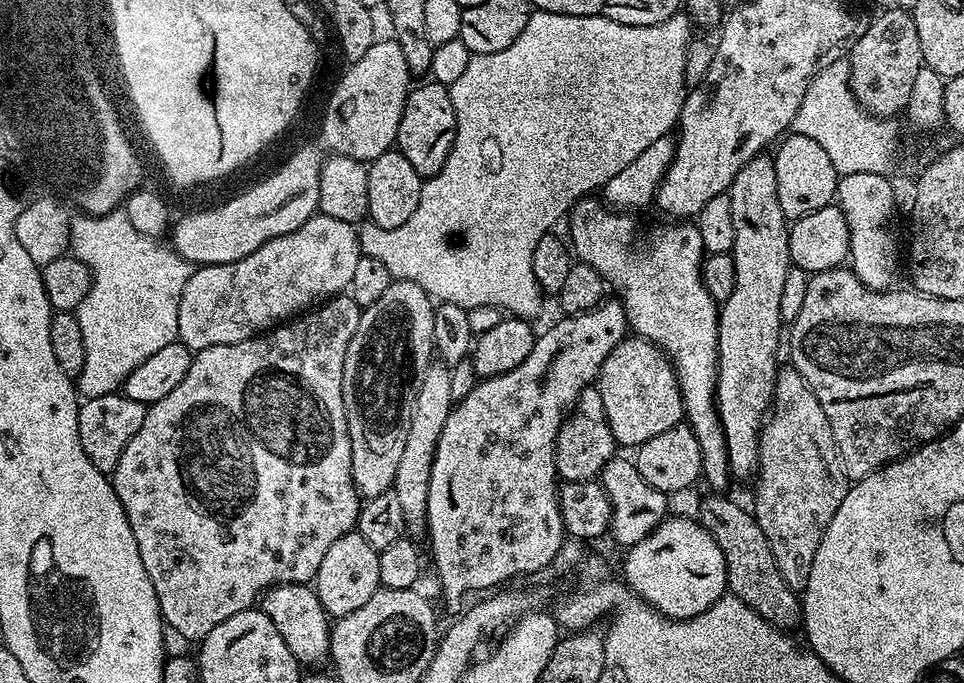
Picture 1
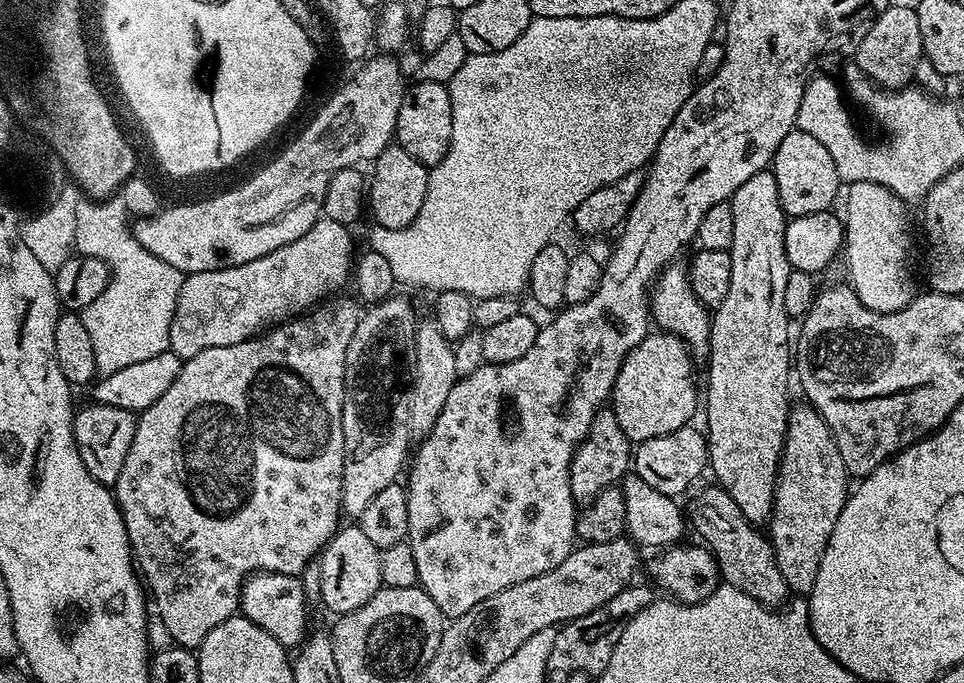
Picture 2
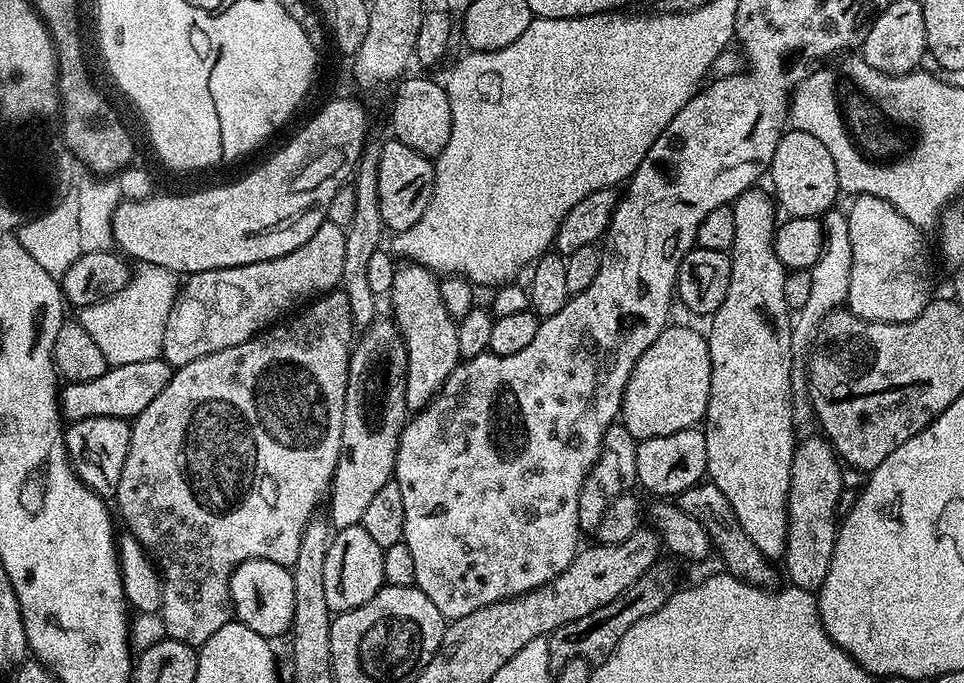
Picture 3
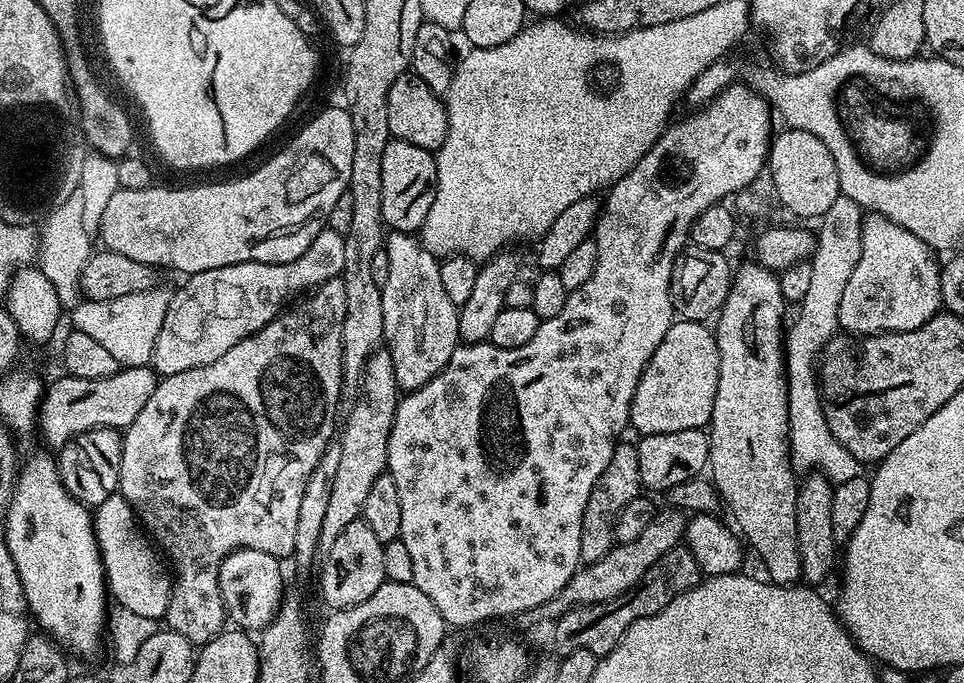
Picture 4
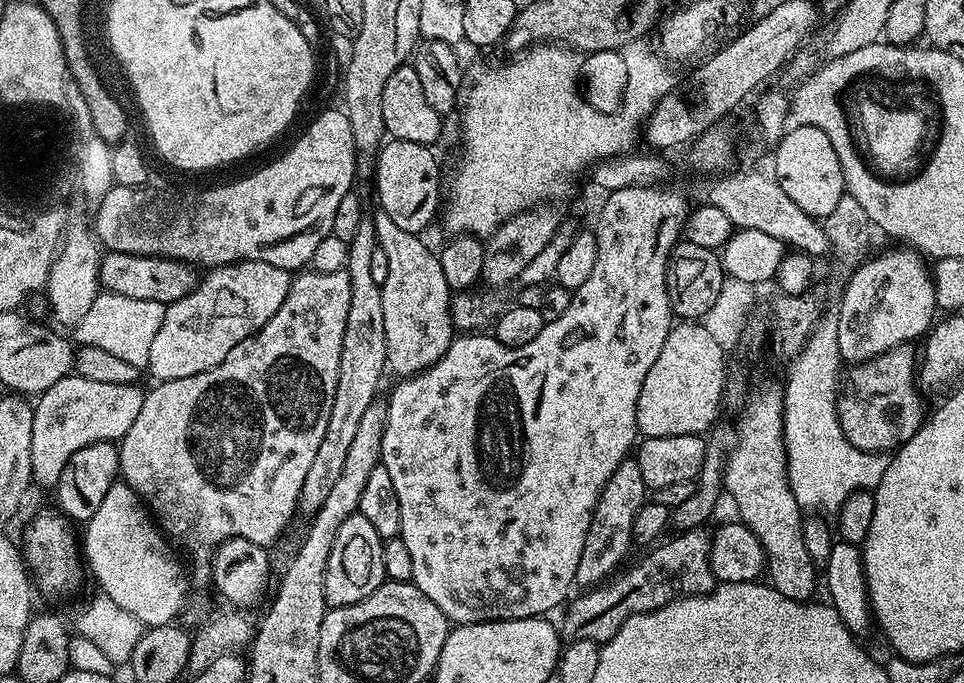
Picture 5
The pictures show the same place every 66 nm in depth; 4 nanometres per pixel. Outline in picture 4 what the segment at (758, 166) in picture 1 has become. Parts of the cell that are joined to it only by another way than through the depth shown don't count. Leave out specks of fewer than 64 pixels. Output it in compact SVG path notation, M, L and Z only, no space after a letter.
M749 264L735 269L732 289L728 291L726 302L720 307L714 320L720 373L718 390L714 394L712 419L706 428L708 468L710 479L716 485L721 501L726 508L728 504L728 512L733 520L731 523L738 529L747 547L751 551L752 548L756 551L756 556L764 567L763 575L773 585L792 586L801 579L801 574L796 521L798 476L792 466L788 443L786 320L784 324L786 301L780 289L777 273L771 272L768 268Z

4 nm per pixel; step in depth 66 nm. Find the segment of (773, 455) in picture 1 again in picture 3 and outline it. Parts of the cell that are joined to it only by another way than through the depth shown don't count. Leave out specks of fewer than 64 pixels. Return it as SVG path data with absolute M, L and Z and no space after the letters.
M817 436L801 439L792 459L788 491L788 545L782 557L784 572L788 575L787 583L813 594L819 593L822 582L826 582L826 570L830 570L838 527L836 511L840 508L840 495L844 492L844 476L840 473L842 464L836 449L827 439Z

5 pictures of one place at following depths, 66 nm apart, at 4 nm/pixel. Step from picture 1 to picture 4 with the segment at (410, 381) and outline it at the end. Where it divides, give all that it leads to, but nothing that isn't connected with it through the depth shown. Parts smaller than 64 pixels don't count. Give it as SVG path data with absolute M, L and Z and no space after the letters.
M387 347L377 348L368 359L359 391L360 401L353 406L352 413L348 416L344 437L339 437L338 440L338 474L334 474L330 503L326 506L326 518L322 521L320 535L320 552L324 554L328 553L330 546L334 546L334 538L338 538L338 534L342 534L342 530L346 530L350 522L361 519L370 486L374 486L379 476L385 475L388 467L388 439L396 413L398 389L394 378L394 362Z

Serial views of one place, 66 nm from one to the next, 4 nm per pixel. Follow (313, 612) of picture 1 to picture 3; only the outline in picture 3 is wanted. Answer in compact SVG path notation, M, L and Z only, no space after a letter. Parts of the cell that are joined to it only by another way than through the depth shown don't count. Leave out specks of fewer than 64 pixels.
M247 560L232 572L228 583L228 597L232 599L232 610L239 623L250 626L254 634L277 638L289 631L294 618L294 578L291 567L278 562Z

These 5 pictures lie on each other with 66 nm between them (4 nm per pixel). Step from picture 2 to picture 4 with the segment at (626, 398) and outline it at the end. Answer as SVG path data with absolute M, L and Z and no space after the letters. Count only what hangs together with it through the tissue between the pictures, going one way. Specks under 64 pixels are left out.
M677 319L666 330L666 338L658 342L658 350L654 350L634 390L628 415L631 427L636 427L640 436L704 428L712 419L719 373L715 331L699 320Z

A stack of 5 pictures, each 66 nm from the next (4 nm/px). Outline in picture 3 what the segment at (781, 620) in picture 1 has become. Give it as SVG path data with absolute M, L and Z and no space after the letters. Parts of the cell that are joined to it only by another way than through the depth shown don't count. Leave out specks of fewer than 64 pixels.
M711 482L695 484L675 497L674 503L677 508L693 516L706 530L711 547L715 551L716 548L720 551L720 556L724 559L725 566L728 567L725 568L727 575L745 580L755 588L771 589L775 585L772 584L776 580L776 572L772 569L775 568L773 561L765 558L762 550L758 550L758 546L754 546L754 542L750 542L746 530L742 530L742 526L738 526L734 506L730 506L726 494L722 494L722 490L718 490L718 486L714 486Z

